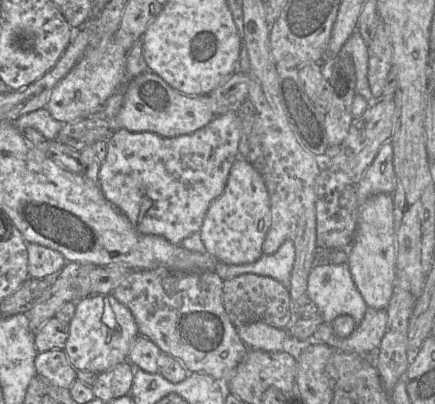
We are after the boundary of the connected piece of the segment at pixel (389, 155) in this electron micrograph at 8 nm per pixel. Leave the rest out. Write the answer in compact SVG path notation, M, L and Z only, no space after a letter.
M391 141L382 144L374 160L355 186L359 205L367 198L379 193L393 194L396 187L396 177Z

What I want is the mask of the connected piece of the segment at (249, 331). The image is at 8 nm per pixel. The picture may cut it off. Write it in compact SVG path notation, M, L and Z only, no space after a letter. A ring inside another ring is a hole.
M264 322L236 328L238 335L250 350L283 351L283 341L288 335L287 329L276 328Z

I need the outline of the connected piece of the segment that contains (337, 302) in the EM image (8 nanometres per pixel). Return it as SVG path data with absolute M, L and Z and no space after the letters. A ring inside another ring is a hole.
M317 261L309 273L306 294L317 305L326 323L331 323L338 316L347 314L353 317L358 325L368 307L354 283L348 263L332 264Z

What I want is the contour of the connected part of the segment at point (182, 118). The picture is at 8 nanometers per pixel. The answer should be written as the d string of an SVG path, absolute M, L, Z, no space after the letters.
M152 71L135 77L128 85L122 108L114 123L130 132L153 132L161 137L178 137L193 133L210 123L215 114L209 95L187 97L169 86Z

